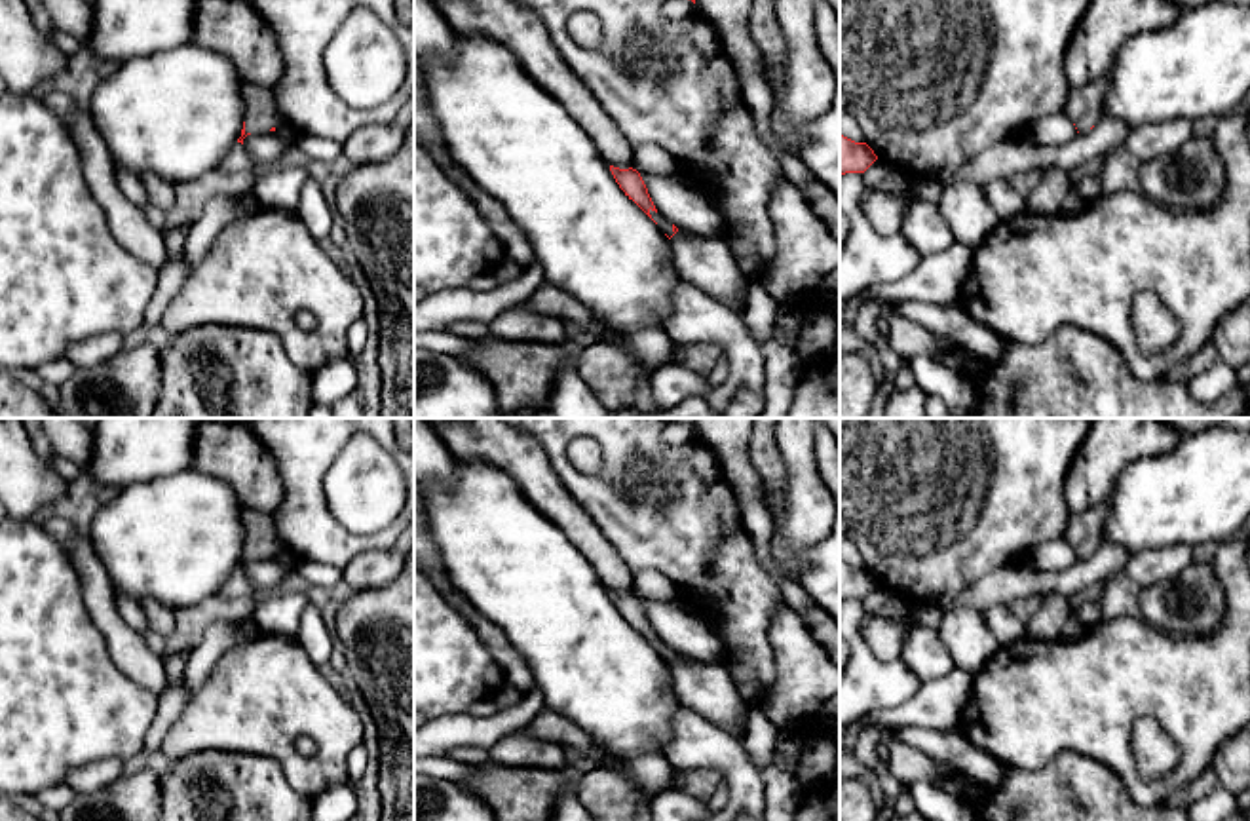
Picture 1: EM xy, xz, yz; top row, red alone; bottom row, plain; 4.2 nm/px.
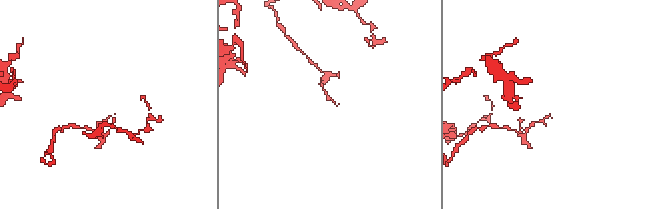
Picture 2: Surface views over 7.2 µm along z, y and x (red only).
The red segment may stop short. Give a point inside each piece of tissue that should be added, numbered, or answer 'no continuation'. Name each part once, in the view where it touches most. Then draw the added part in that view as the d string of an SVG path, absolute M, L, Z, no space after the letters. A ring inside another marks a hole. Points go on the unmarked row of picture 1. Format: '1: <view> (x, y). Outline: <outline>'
1: xy (261, 536). Outline: M253 509L243 511L243 530L245 561L268 559L272 553L285 549L285 544L275 528L274 513Z

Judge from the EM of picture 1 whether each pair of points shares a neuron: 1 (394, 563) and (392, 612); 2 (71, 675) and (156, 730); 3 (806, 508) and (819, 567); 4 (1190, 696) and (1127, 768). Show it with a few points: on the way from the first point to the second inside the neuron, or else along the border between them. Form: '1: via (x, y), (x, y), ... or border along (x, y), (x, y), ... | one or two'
1: border along (394, 580), (356, 593) | two
2: border along (158, 696), (158, 707), (141, 749) | two
3: border along (819, 540), (800, 555), (800, 576), (796, 580) | two
4: via (1161, 696), (1150, 696), (1121, 725), (1121, 740) | one

